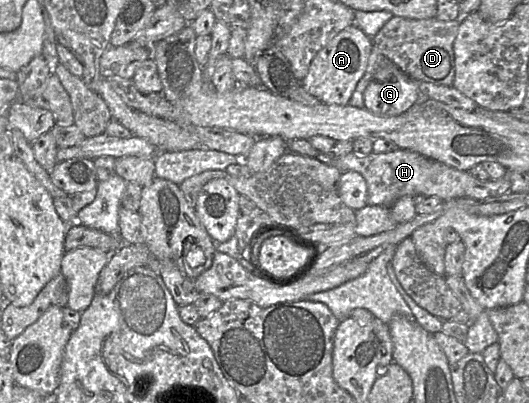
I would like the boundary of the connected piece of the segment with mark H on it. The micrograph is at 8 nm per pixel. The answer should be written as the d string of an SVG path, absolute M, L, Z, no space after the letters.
M400 148L386 153L372 152L366 156L358 156L354 153L331 156L318 152L314 158L324 164L334 166L341 172L355 171L361 174L367 184L368 205L390 207L399 198L406 195L424 195L438 197L443 201L452 201L461 197L484 199L511 192L511 182L506 174L496 180L481 181L467 171L452 168L433 159L425 159L418 153Z

